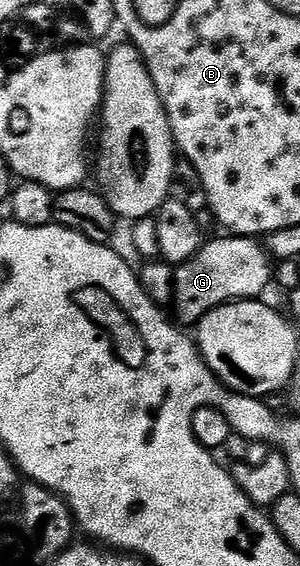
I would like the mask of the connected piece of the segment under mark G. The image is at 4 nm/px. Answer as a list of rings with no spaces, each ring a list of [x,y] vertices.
[[[223,234],[220,240],[208,239],[196,256],[175,268],[173,309],[184,325],[195,326],[209,310],[232,300],[262,297],[272,284],[273,260],[266,247],[255,238]]]

